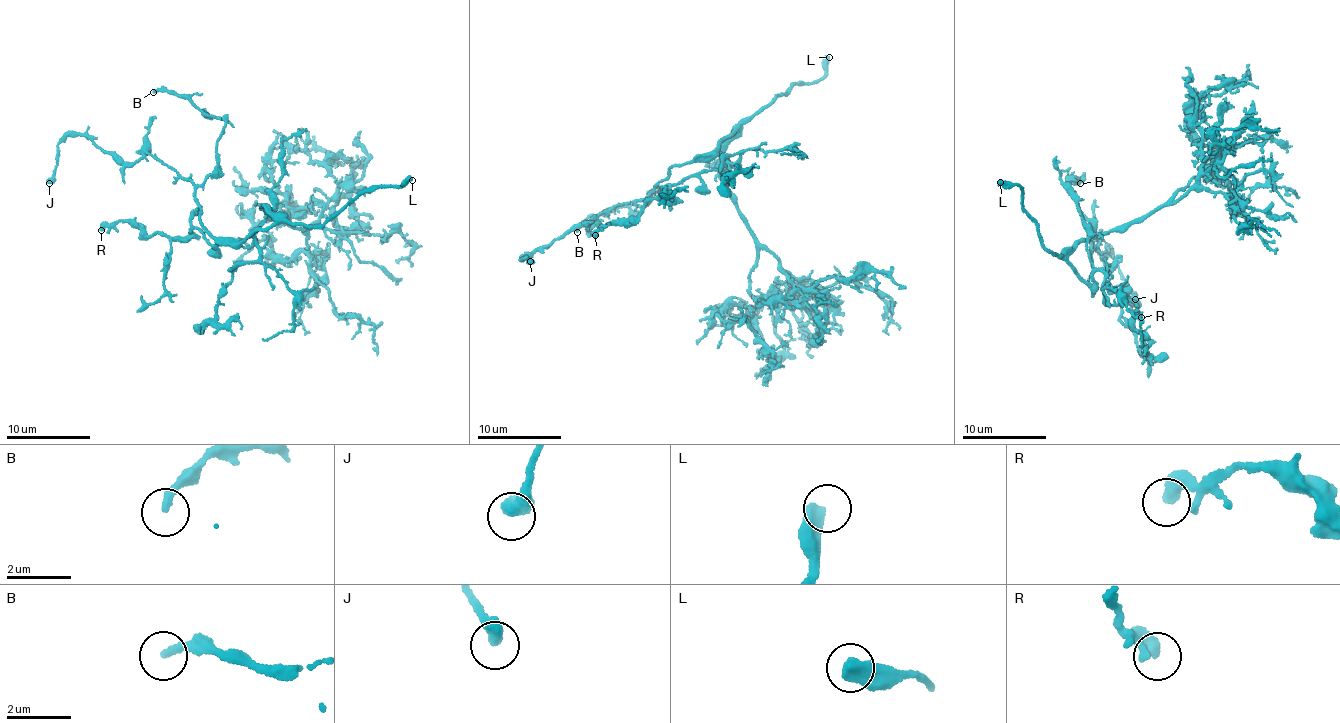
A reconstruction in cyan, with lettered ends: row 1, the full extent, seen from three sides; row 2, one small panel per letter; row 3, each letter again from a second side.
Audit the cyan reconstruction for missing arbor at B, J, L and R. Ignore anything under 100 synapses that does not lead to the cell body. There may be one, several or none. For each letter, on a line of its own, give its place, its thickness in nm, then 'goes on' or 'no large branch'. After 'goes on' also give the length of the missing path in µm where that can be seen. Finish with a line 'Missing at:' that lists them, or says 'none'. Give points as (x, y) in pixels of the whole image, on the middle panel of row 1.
B: (577, 232) | 200 nm | no large branch
J: (530, 261) | 460 nm | no large branch
L: (829, 57) | 500 nm | goes on | 40 µm
R: (595, 235) | 480 nm | no large branch
Missing at: L

